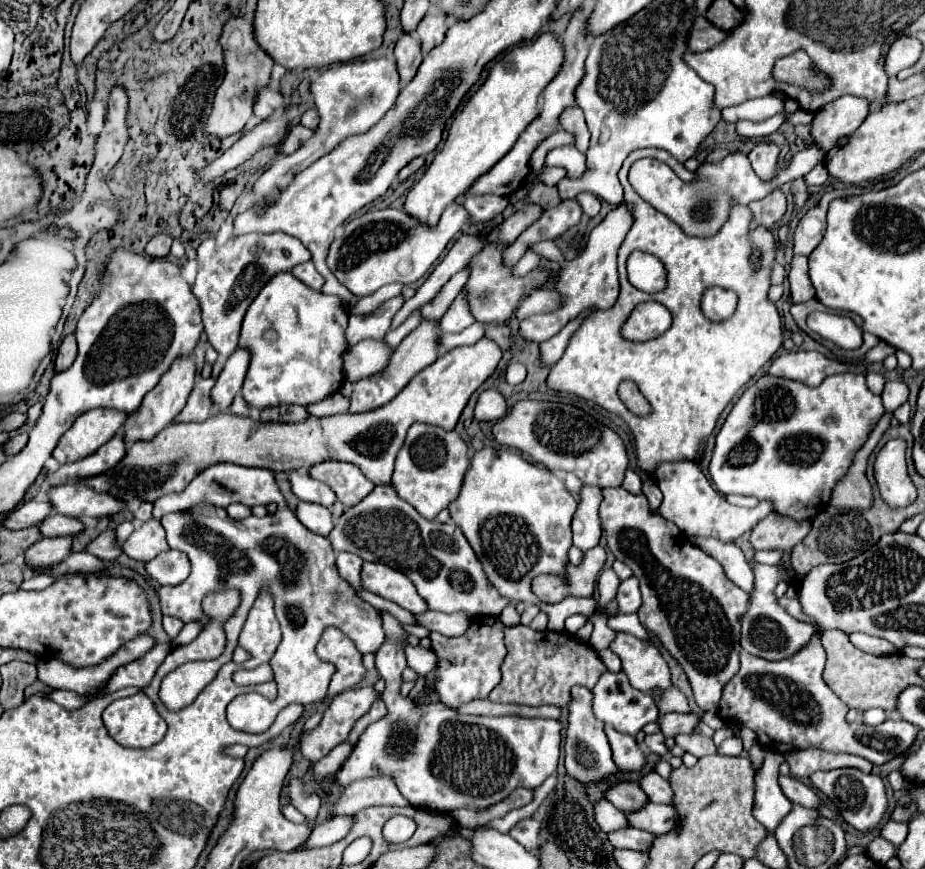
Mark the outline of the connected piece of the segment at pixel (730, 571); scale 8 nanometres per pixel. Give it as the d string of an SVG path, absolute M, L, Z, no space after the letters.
M692 537L692 543L702 551L706 551L708 555L712 555L716 561L720 561L730 581L736 581L736 585L740 585L744 591L754 589L752 567L748 565L744 553L734 543L722 543L716 539L702 539L702 537Z

